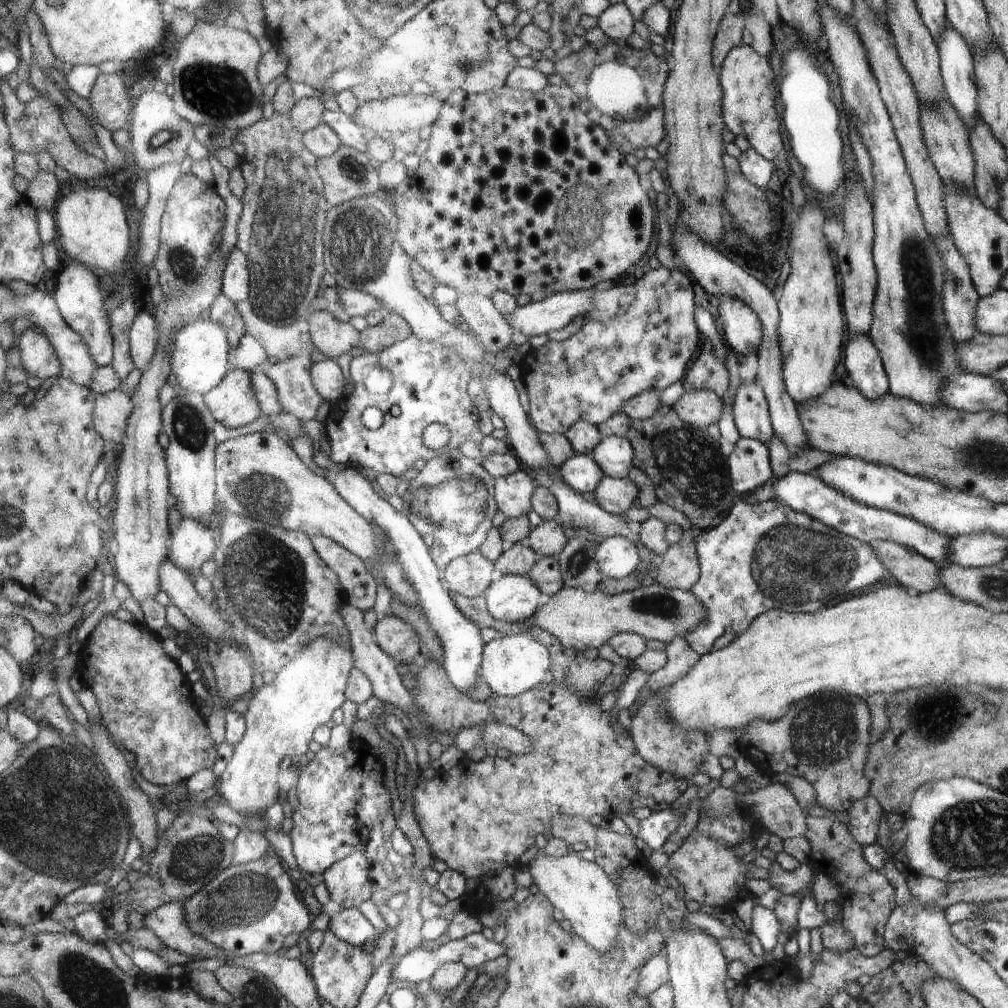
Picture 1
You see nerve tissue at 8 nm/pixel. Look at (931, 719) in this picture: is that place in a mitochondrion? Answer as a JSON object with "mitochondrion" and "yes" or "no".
{"mitochondrion":"yes"}

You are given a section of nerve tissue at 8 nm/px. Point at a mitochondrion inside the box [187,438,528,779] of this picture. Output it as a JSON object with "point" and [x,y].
{"point":[272,602]}

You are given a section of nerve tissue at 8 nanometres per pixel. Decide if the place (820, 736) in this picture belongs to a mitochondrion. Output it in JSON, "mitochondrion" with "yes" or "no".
{"mitochondrion":"yes"}

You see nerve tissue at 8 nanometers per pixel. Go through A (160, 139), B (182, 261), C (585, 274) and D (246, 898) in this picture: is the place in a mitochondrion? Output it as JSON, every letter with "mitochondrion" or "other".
{"A":"mitochondrion","B":"mitochondrion","C":"other","D":"mitochondrion"}

